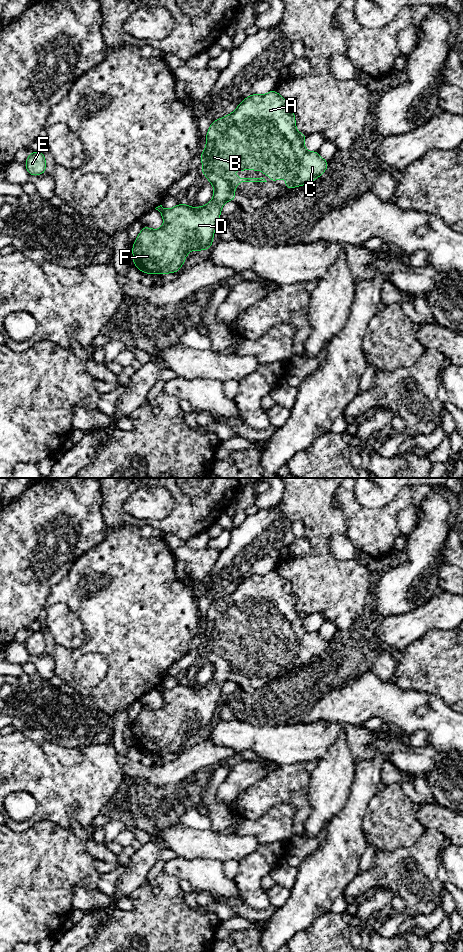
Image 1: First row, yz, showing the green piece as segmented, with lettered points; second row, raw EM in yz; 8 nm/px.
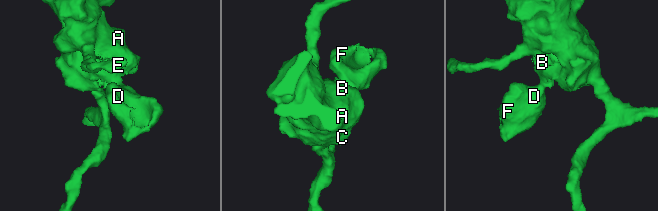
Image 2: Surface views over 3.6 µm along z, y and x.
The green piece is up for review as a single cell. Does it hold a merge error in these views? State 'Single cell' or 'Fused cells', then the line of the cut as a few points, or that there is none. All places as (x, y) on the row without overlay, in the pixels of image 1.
Single cell. No split

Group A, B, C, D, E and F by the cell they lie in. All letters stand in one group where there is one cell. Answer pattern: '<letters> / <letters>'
A B C D E F

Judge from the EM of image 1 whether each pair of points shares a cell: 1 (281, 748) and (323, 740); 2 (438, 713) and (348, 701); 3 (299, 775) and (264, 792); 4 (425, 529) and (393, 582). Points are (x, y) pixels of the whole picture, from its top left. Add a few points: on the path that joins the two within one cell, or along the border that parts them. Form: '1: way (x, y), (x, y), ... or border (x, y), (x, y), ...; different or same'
1: way (291, 744), (313, 740); same
2: way (416, 720), (409, 720), (388, 701), (370, 701); same
3: way (290, 784), (273, 790); same
4: way (425, 542), (424, 552), (406, 570); same

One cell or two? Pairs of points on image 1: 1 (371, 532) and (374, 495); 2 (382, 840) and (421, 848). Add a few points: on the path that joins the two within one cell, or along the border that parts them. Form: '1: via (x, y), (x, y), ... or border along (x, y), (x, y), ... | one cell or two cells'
1: border along (354, 494), (370, 508), (382, 508), (394, 497) | two cells
2: border along (426, 829), (412, 845), (397, 847), (387, 851) | two cells

